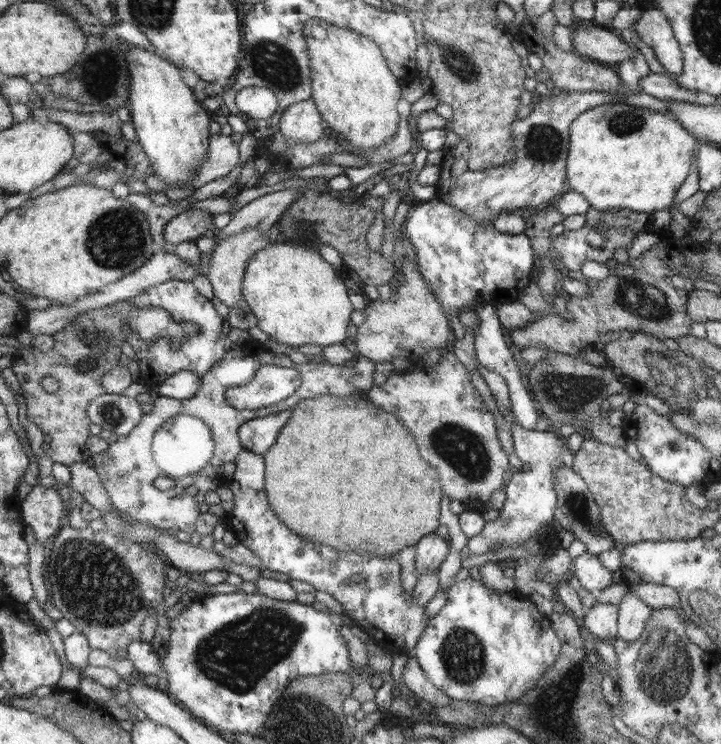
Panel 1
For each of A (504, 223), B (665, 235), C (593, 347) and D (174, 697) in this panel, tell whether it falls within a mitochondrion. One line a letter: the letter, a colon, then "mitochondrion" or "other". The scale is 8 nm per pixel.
A: other
B: other
C: other
D: other

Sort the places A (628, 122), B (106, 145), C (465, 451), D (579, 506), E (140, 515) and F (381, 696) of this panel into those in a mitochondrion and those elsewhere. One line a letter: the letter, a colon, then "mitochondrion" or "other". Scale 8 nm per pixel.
A: mitochondrion
B: other
C: mitochondrion
D: mitochondrion
E: other
F: other

